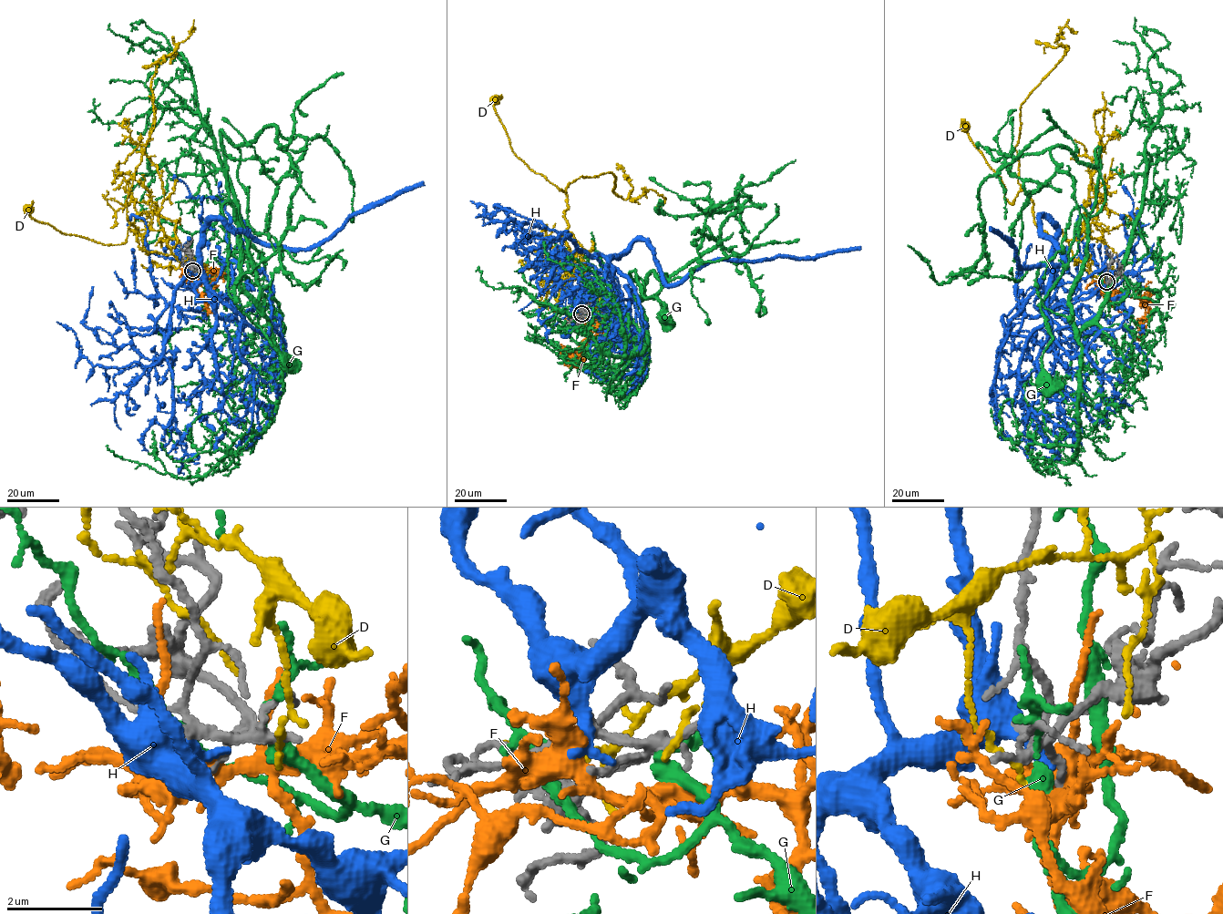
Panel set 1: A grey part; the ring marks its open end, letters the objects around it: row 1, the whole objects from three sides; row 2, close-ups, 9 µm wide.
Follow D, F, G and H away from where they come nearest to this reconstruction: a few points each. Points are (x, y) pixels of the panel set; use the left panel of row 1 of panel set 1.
D: (199, 271), (168, 241), (169, 254), (148, 253), (132, 224), (126, 242), (104, 245), (28, 210)
F: (191, 269), (213, 276), (213, 283), (217, 286), (207, 294), (206, 300), (206, 307), (209, 311), (213, 310)
G: (197, 271), (239, 277), (249, 243), (261, 310), (240, 287), (238, 223), (228, 201), (227, 286), (292, 364)
H: (193, 271), (190, 309), (213, 306), (200, 249), (210, 220), (259, 242), (308, 250), (353, 214), (423, 181)

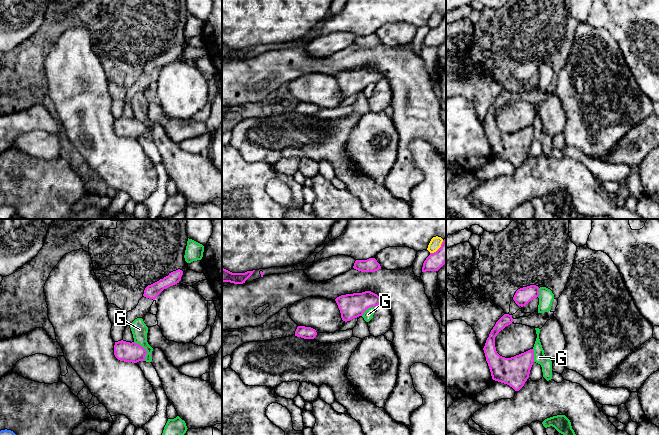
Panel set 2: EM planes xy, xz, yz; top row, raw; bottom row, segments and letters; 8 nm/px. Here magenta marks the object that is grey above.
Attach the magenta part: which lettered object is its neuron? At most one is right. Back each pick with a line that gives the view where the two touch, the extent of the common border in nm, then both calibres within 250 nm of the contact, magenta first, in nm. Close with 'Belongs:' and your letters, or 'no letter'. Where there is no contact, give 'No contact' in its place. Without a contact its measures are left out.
Belongs: no letter

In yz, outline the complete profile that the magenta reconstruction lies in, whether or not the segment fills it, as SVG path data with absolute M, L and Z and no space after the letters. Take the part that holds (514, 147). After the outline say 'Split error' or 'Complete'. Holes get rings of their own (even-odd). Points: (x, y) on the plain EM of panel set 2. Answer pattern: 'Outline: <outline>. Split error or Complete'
Outline: M504 90L491 106L483 126L492 155L509 161L515 167L519 167L529 154L534 138L534 126L530 125L514 133L505 134L497 129L495 123L497 110L512 98L512 91Z. Complete

